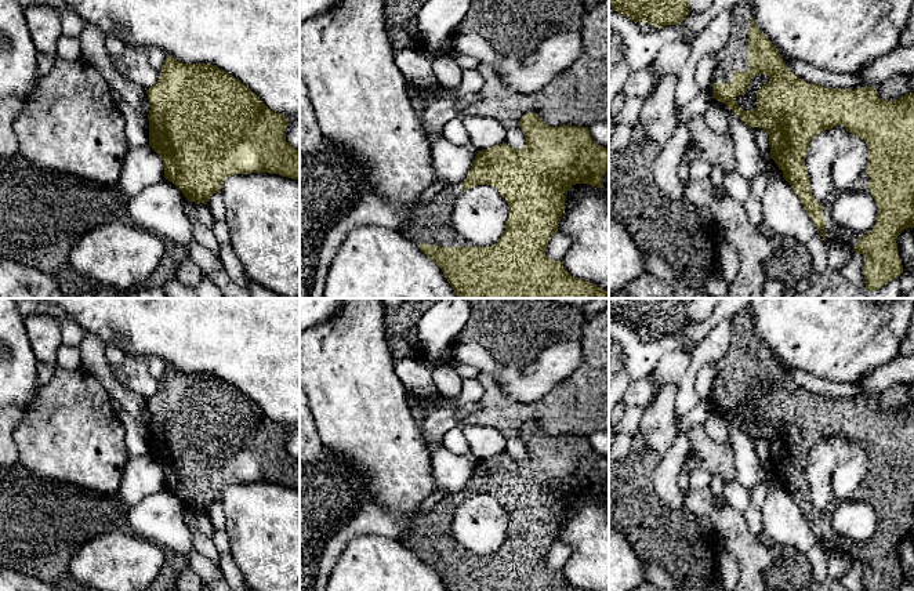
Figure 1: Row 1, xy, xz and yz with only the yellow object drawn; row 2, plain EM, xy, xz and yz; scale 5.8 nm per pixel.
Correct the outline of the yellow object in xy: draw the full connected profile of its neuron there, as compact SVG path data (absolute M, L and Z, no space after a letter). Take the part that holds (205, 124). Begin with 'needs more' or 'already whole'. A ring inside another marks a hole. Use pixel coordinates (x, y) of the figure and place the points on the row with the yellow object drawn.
already whole | M166 57L164 65L160 70L157 83L146 90L150 104L149 120L149 146L162 157L164 167L164 178L173 182L186 197L188 202L207 204L208 199L221 192L222 182L226 177L236 174L251 173L269 173L300 180L300 151L294 149L290 142L286 141L286 128L289 126L289 117L271 110L260 97L253 93L247 86L231 76L228 72L220 69L211 64L184 64L171 57Z

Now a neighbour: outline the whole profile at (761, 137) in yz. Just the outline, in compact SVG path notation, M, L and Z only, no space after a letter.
M754 127L751 128L751 133L755 138L755 142L761 151L761 153L765 156L765 157L769 157L770 155L770 146L769 146L769 135L765 130L759 128L759 127Z

